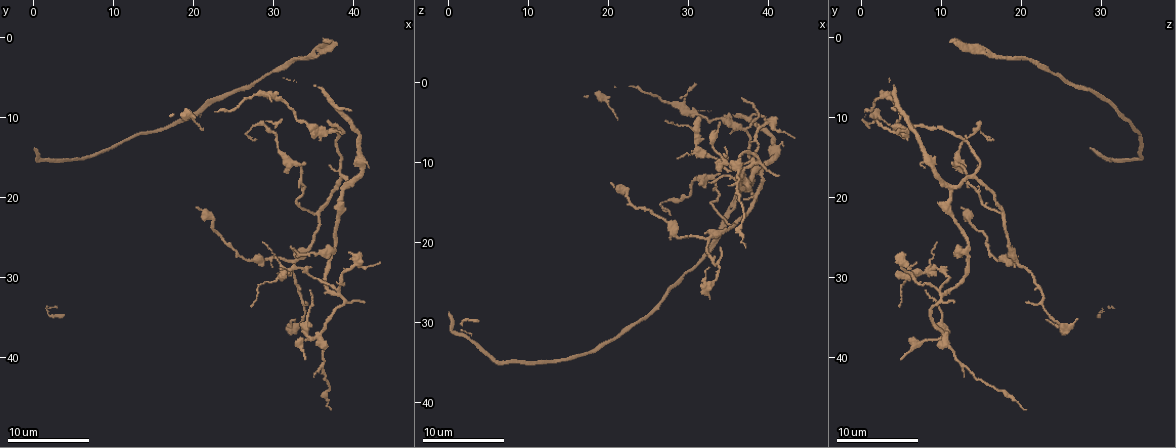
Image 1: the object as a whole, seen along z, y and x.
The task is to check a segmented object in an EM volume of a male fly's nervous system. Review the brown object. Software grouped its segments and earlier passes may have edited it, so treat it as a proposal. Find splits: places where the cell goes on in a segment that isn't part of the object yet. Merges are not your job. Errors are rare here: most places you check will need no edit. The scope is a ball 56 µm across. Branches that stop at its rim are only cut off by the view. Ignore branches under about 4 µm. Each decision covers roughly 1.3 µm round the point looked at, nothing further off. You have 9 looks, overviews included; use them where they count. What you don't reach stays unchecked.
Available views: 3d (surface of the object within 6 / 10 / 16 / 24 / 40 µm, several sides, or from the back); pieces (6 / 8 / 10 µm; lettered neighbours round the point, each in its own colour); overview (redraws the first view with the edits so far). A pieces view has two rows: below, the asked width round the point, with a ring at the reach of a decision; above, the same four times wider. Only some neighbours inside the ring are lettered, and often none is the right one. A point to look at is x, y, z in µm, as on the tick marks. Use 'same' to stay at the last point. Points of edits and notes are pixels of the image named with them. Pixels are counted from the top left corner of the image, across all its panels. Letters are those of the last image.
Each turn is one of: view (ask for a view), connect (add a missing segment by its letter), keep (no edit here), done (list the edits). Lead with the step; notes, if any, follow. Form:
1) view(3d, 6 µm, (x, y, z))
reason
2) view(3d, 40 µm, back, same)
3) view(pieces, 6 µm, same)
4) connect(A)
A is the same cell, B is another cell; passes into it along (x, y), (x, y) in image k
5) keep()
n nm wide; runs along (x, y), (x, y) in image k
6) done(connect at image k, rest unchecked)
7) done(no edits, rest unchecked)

view(3d, 10 µm, (27.6, 12.6, 16.2))
an open end

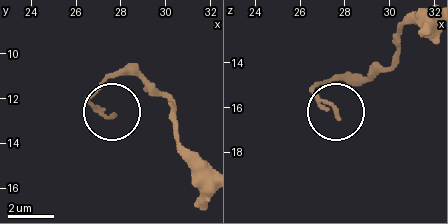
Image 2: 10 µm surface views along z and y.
view(pieces, 10 µm, (27.6, 12.9, 16.3))

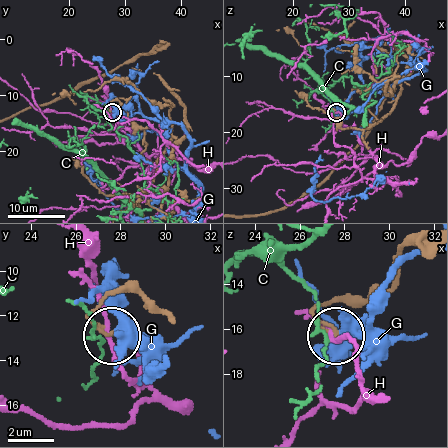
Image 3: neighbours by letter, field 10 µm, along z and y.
keep()
C, G and H are other cells; no lettered segment goes on from it

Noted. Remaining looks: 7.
view(3d, 6 µm, (41.4, 33.0, 11.4))
branch stops here

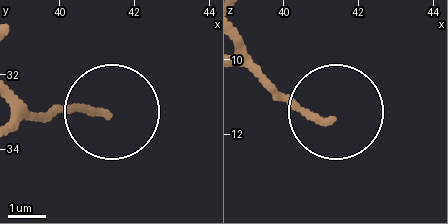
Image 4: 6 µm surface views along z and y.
view(pieces, 6 µm, (41.15, 33.00, 11.60))

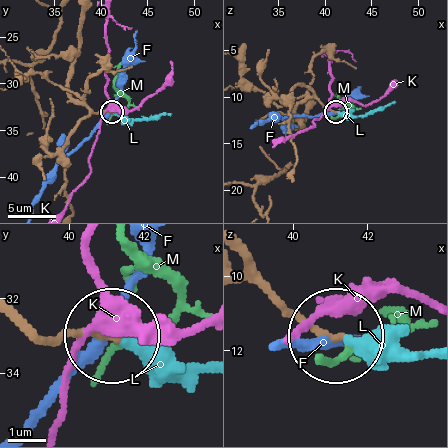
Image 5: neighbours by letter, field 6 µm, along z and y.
connect(L)
170 nm wide; L is the same cell, F, K and M are other cells; passes into it along (241, 280), (266, 286), (324, 331), (429, 356) in image 5; it goes on there

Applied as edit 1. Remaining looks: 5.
view(pieces, 8 µm, (34.4, 31.8, 8.0))
free end

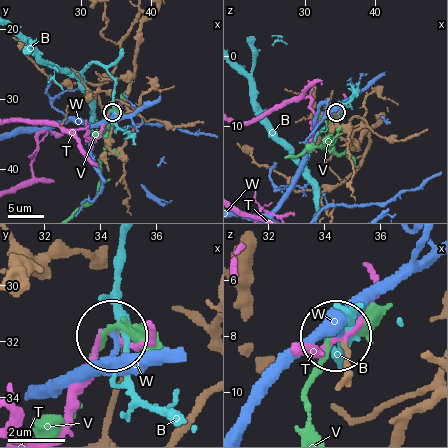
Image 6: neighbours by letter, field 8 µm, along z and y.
keep()
B, T, V and W are other cells; none of them fits

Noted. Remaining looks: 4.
view(pieces, 8 µm, (34.2, 33.2, 20.8))

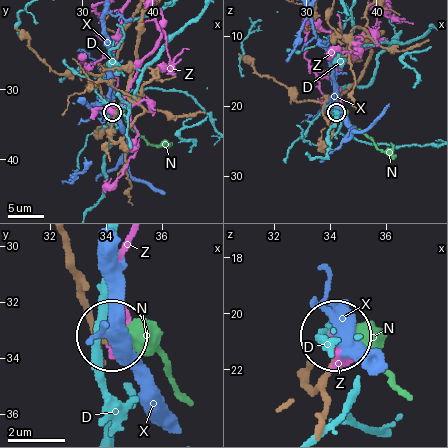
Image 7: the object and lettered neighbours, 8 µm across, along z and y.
keep()
D, N, X and Z are other cells; no lettered segment goes on from it

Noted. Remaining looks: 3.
done(connect at image 5, rest unchecked)

